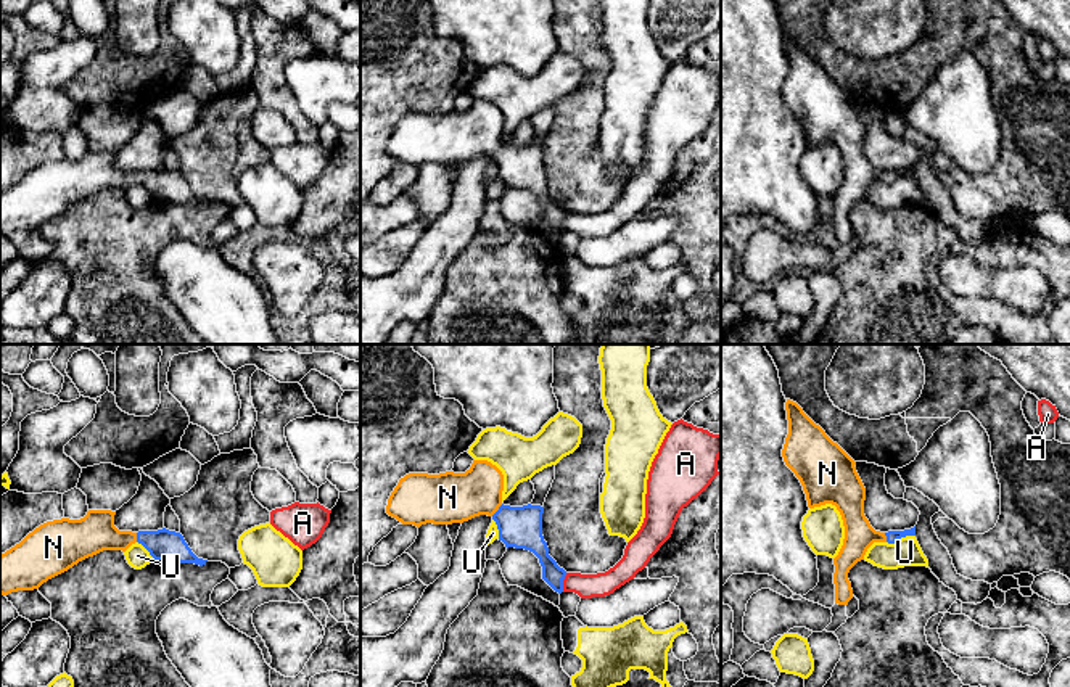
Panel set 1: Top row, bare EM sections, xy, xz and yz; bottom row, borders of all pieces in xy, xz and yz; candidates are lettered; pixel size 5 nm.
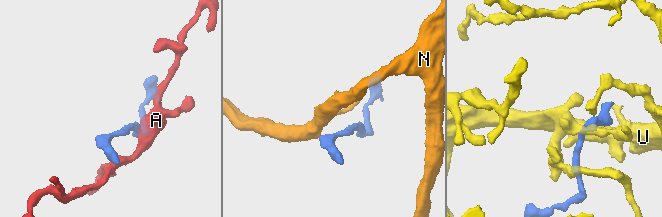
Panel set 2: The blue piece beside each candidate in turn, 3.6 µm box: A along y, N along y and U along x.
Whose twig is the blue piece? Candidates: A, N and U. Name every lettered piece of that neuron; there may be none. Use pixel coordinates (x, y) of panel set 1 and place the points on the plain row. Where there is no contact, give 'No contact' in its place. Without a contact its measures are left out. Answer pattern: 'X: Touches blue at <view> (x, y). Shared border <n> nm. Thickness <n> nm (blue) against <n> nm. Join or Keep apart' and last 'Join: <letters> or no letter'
A: Touches blue at xz (562, 222). Shared border 100 nm. Thickness 100 nm (blue) against 120 nm. Keep apart
N: Touches blue at xz (497, 150). Shared border 90 nm. Thickness 200 nm (blue) against 260 nm. Join
U: Touches blue at yz (900, 177). Shared border 150 nm. Thickness 60 nm (blue) against 140 nm. Keep apart
Join: N

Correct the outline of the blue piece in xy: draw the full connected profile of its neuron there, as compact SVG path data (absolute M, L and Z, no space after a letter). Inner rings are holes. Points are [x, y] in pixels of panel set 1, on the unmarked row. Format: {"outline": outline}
{"outline": "M88 150L80 159L61 158L35 167L19 183L0 195L0 233L8 235L18 230L39 228L48 219L68 211L88 196L103 190L126 191L135 182L142 183L153 200L206 204L208 200L198 198L180 172L166 167L138 172L119 171L114 166L114 154L116 151L111 150Z"}

